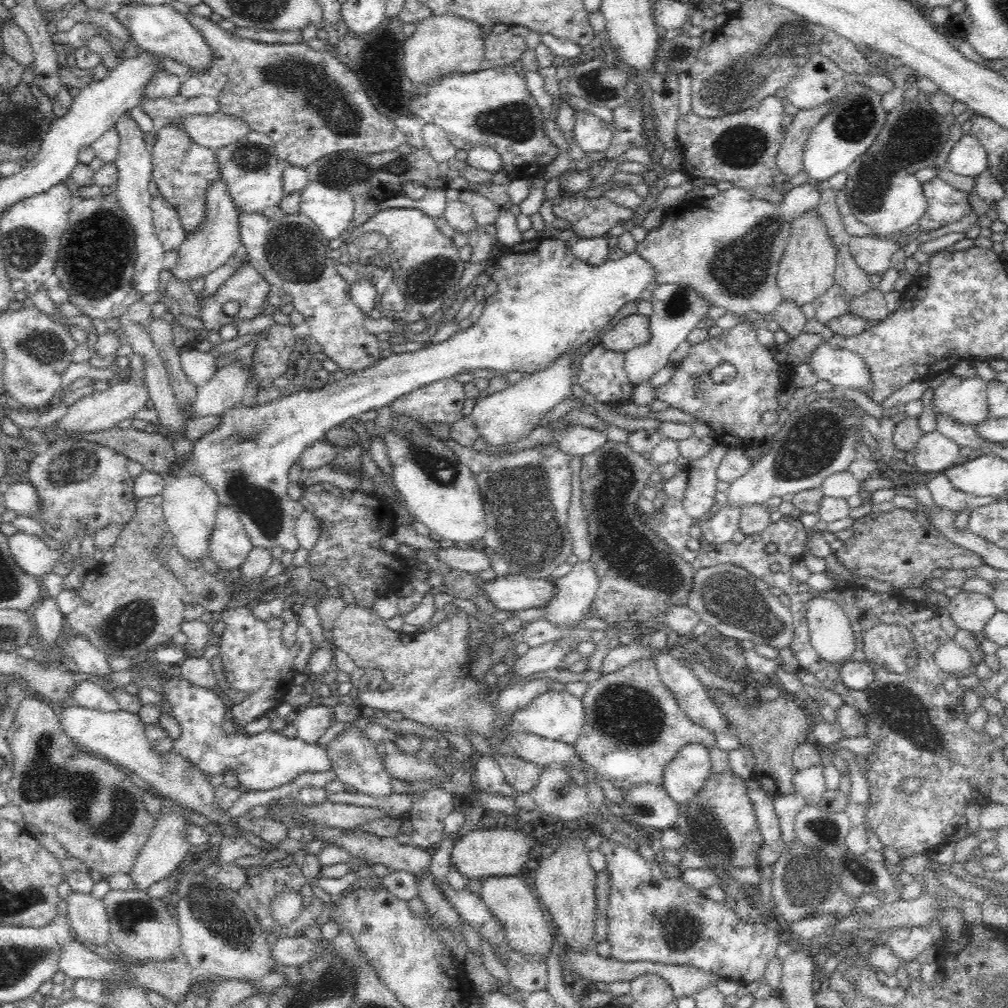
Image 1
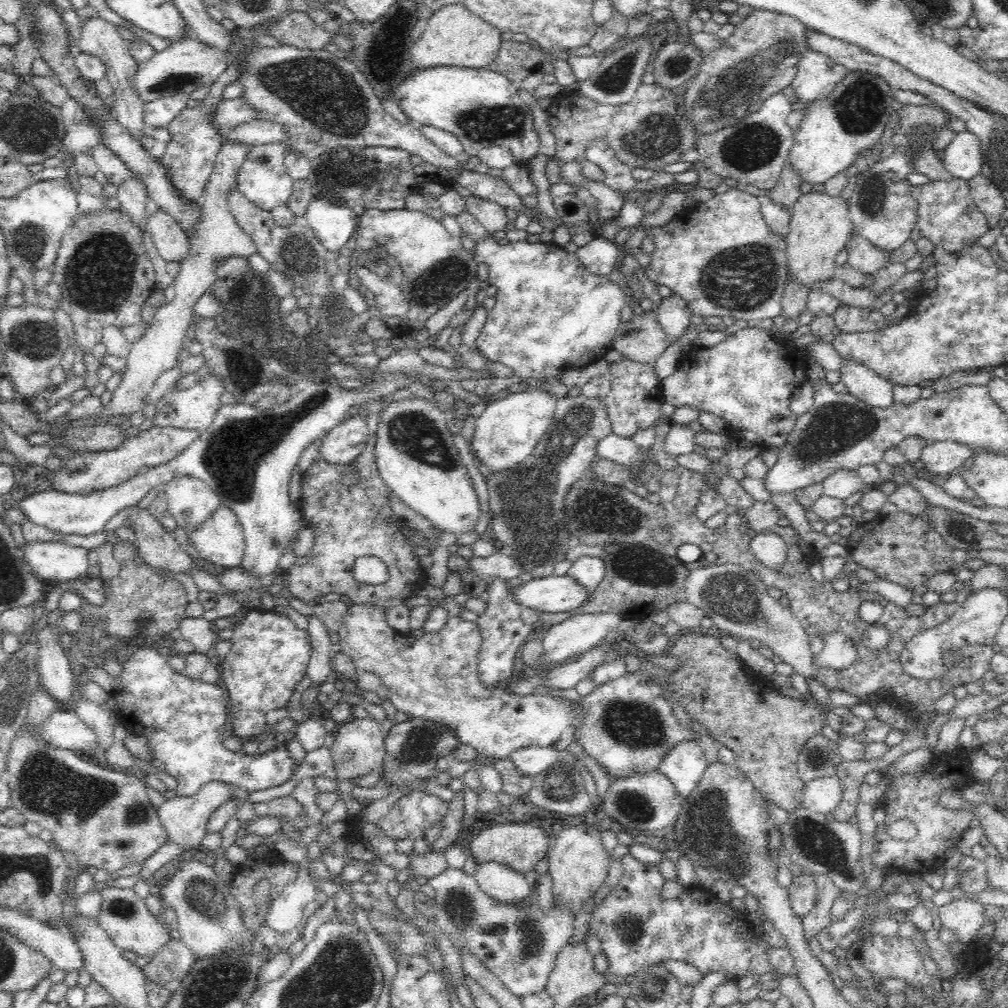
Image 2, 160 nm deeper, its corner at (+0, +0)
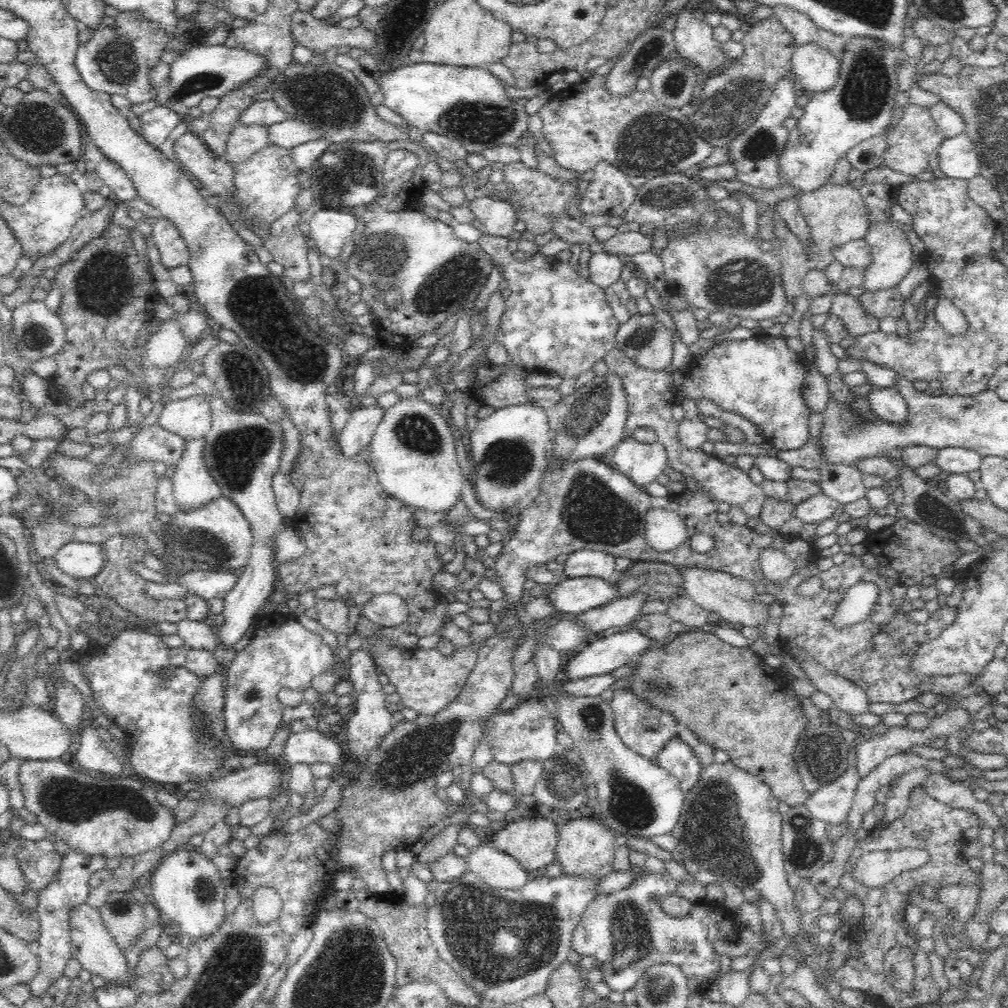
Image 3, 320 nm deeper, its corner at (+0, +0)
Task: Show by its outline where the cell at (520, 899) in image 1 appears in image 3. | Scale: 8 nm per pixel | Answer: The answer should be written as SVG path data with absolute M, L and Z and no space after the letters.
M490 842L481 843L474 850L471 850L466 860L468 870L476 877L482 879L490 888L496 890L514 890L520 888L520 886L526 884L530 877L527 871L518 863L518 860L498 850Z

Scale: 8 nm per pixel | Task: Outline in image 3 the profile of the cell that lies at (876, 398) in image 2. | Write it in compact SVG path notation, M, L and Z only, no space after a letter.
M892 387L870 391L867 394L867 400L878 418L900 427L909 423L907 402Z

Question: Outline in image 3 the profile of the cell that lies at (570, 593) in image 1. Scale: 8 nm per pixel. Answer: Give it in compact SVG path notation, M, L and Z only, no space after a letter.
M577 550L568 555L561 569L569 578L597 577L608 581L615 576L616 557L605 550Z

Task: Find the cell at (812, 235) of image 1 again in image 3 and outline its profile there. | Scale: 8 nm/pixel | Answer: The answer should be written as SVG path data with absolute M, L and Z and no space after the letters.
M831 181L812 193L794 196L794 201L812 231L814 252L809 256L809 268L824 271L833 261L835 247L842 247L856 240L865 240L870 232L871 222L867 204L860 194L860 188L855 188L849 183L838 185Z

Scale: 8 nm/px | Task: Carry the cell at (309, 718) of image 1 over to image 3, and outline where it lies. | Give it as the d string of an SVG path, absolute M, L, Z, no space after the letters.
M311 729L293 733L288 738L282 758L287 766L316 762L338 766L340 762L345 762L345 755L334 736Z

